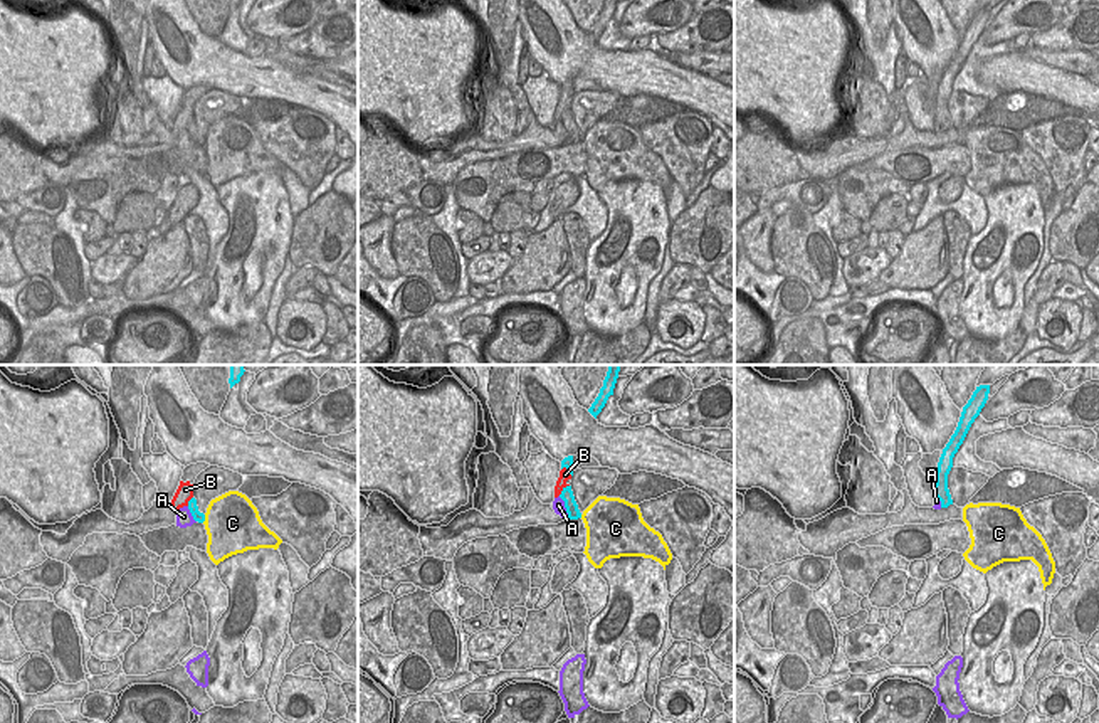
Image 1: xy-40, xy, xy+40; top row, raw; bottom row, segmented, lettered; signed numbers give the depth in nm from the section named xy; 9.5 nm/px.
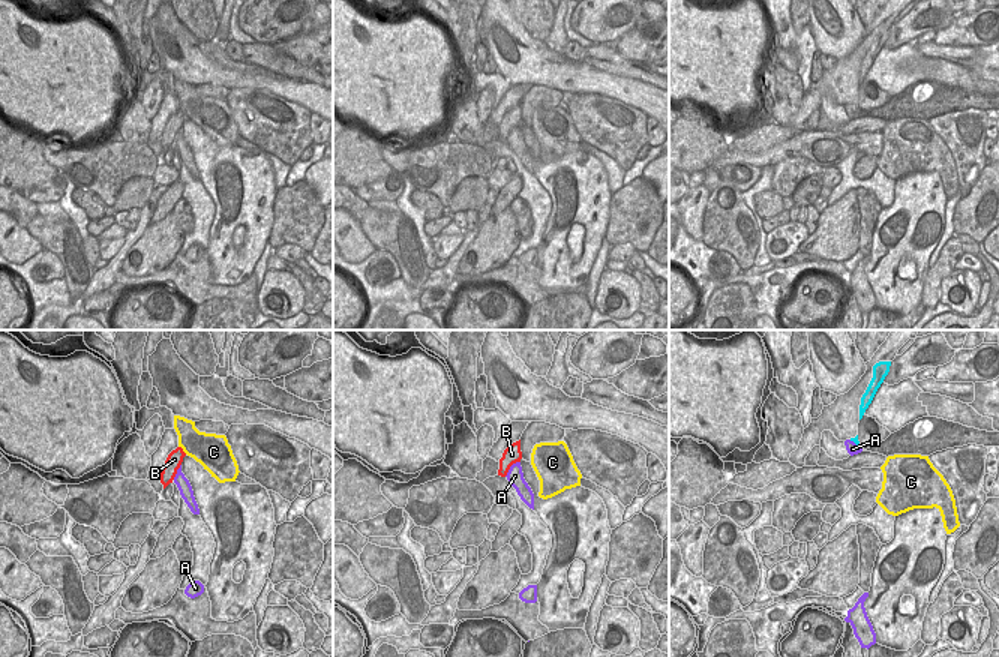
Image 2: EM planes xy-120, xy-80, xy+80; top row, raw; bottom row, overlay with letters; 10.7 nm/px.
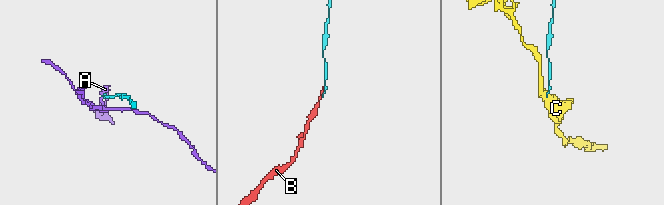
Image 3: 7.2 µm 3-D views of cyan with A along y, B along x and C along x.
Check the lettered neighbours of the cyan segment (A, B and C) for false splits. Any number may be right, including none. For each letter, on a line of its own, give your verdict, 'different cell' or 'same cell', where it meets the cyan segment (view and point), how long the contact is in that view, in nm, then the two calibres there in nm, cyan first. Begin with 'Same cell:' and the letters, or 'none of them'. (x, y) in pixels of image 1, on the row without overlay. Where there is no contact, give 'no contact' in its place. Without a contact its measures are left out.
Same cell: B
A: different cell; contact xy (565, 130); length 240 nm; calibres 130 and 130 nm
B: same cell; contact xy (563, 113); length 150 nm; calibres 130 and 100 nm
C: different cell; contact xy-40 (204, 142); length 90 nm; calibres 100 and 480 nm

